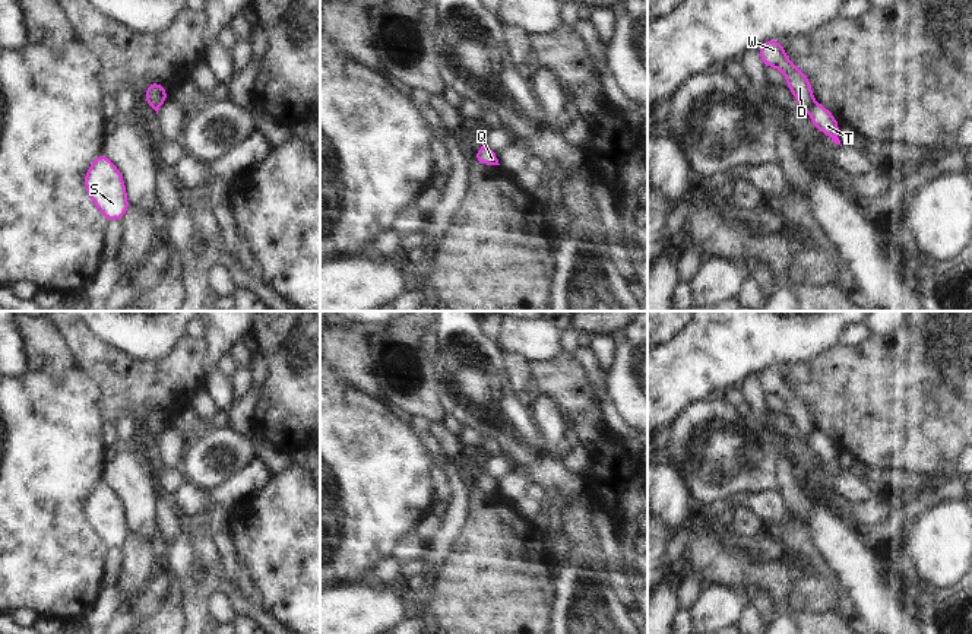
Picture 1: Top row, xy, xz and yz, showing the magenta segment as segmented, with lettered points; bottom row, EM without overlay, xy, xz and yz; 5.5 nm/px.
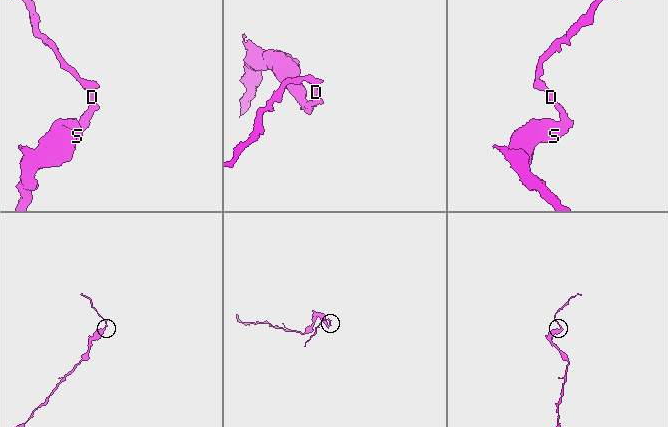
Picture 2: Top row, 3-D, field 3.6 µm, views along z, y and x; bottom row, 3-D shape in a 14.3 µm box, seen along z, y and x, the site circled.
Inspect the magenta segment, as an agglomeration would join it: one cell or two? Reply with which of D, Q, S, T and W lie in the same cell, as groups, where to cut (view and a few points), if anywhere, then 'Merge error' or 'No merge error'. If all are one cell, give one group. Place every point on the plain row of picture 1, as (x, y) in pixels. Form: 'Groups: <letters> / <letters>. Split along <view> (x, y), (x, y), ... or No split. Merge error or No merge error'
Groups: D W / Q S T. Split along yz (814, 428), (807, 437). Merge error.

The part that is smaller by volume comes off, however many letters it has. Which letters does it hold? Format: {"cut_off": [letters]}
{"cut_off": ["D", "W"]}

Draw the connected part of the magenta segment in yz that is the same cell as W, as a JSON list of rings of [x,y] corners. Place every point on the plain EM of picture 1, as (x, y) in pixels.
[[[767,367],[759,374],[759,380],[764,394],[776,394],[786,403],[786,415],[792,418],[801,437],[808,438],[816,429],[811,419],[811,412],[808,405],[788,387],[782,375],[782,370]]]

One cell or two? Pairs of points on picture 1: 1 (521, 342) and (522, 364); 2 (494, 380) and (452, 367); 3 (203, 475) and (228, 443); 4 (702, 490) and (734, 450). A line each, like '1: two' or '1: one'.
1: two
2: one
3: one
4: one

